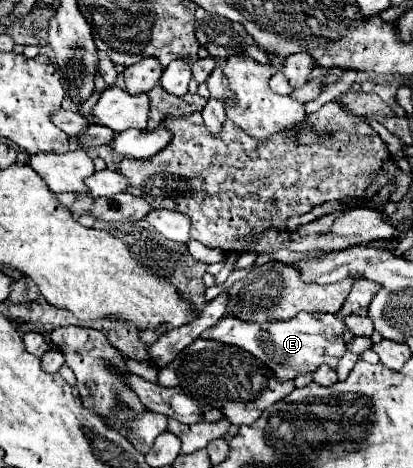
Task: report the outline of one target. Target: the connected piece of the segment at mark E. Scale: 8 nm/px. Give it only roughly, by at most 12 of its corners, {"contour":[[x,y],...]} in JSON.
{"contour":[[335,314],[265,324],[221,322],[223,344],[247,350],[279,380],[347,350]]}

